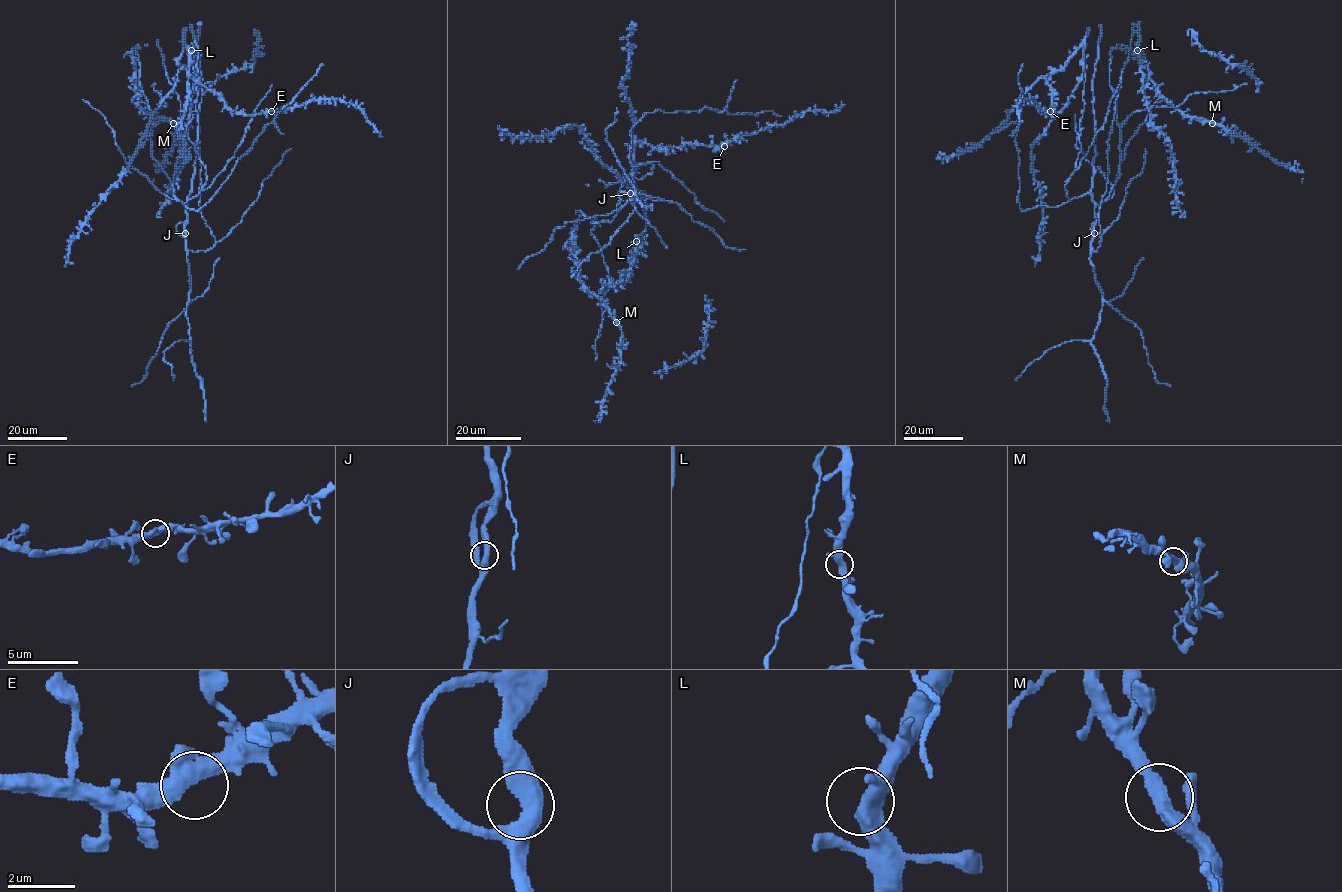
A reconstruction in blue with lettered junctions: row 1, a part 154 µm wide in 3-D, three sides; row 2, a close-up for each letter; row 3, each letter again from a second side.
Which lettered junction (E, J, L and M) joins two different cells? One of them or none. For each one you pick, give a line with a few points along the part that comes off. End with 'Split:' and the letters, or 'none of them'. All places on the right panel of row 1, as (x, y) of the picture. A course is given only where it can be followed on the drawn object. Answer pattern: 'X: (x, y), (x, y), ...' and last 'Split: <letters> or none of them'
Split: none of them

